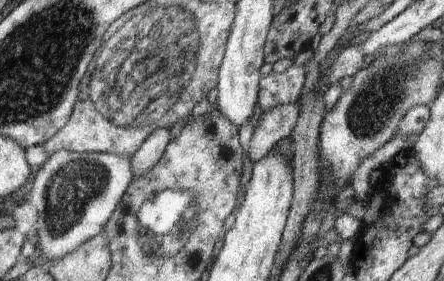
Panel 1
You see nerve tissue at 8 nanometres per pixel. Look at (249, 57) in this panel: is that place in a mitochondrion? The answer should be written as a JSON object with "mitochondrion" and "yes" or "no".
{"mitochondrion":"no"}

